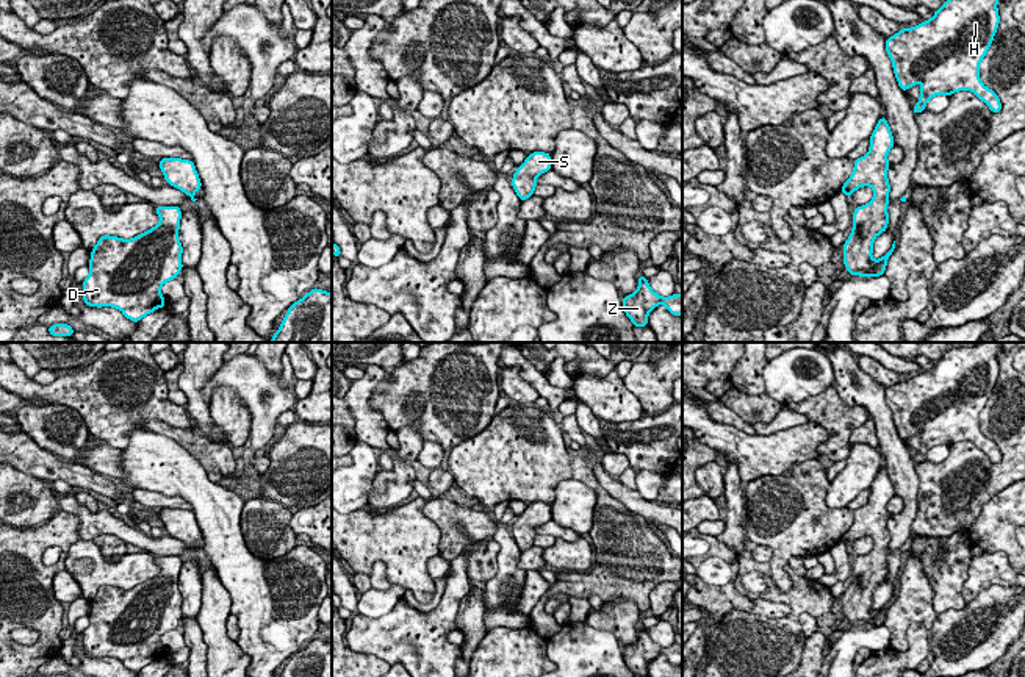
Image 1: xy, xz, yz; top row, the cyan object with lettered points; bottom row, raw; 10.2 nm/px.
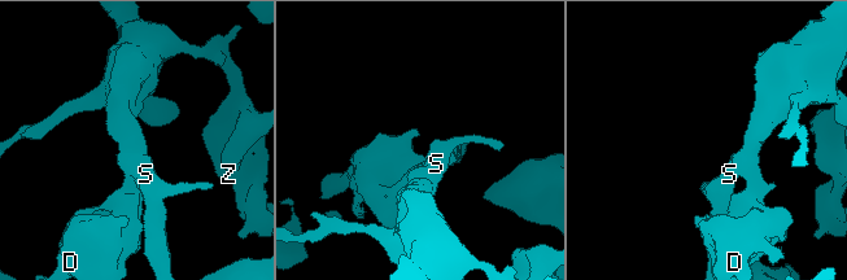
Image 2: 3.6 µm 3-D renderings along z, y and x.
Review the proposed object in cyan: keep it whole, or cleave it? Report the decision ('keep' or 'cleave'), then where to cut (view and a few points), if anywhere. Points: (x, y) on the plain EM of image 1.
keep; cut none

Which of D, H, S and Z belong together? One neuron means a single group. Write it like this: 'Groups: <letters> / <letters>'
Groups: D H S Z

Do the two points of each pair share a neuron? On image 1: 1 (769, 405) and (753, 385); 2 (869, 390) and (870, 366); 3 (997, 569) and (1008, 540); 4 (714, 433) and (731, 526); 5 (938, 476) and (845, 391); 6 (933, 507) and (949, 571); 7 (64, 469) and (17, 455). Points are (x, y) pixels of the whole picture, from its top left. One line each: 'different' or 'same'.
1: different
2: different
3: different
4: different
5: different
6: different
7: same

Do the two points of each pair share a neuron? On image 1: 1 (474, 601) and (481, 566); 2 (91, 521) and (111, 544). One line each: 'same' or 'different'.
1: same
2: different

